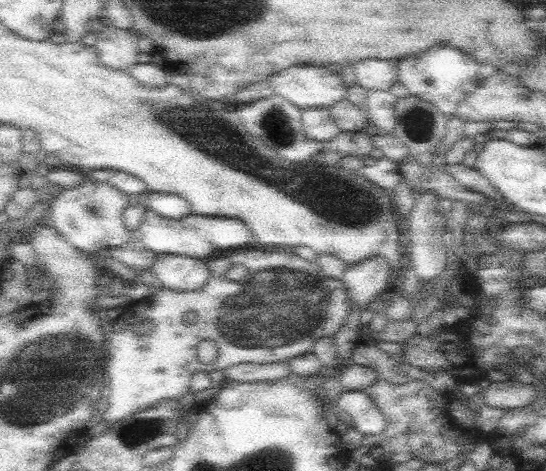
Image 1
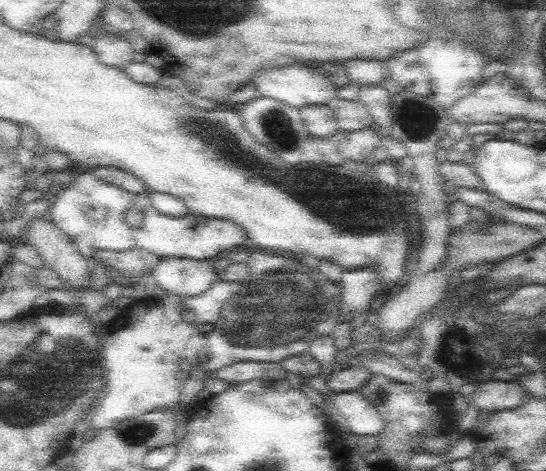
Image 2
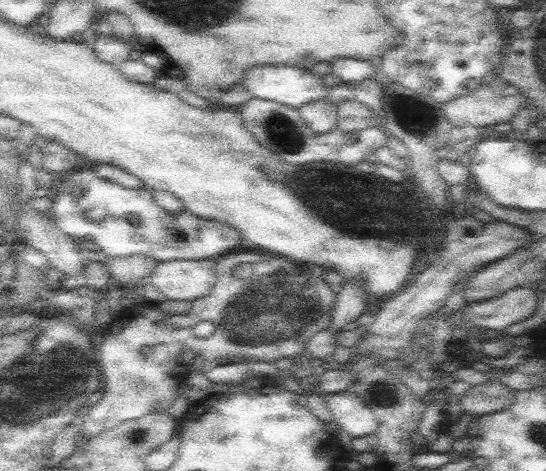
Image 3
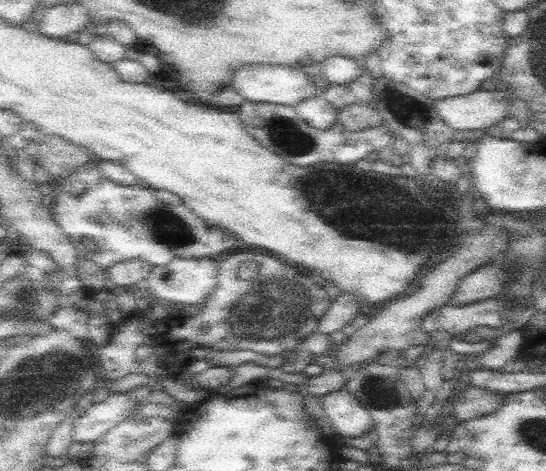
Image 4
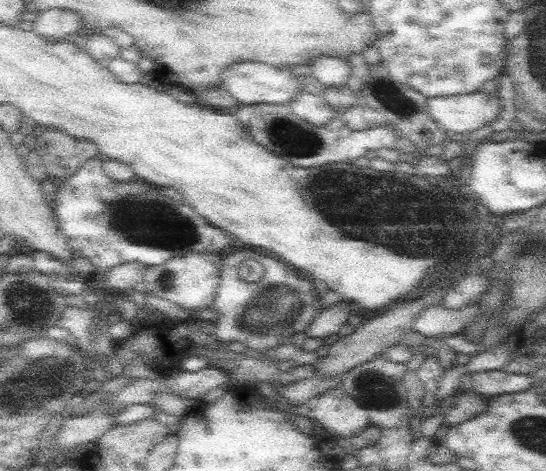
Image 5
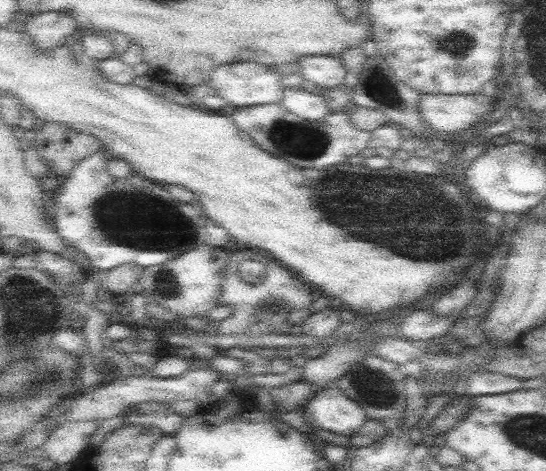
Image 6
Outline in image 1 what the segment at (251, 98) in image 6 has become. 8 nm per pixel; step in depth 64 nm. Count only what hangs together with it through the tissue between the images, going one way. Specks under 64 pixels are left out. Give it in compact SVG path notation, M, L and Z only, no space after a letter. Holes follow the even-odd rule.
M315 66L285 68L281 72L275 72L275 74L267 76L261 82L269 84L269 88L273 90L273 96L283 96L287 102L295 104L299 110L305 110L305 108L331 108L333 104L343 100L345 94L347 94L347 84L341 82L339 74L335 74L329 68L315 68Z

